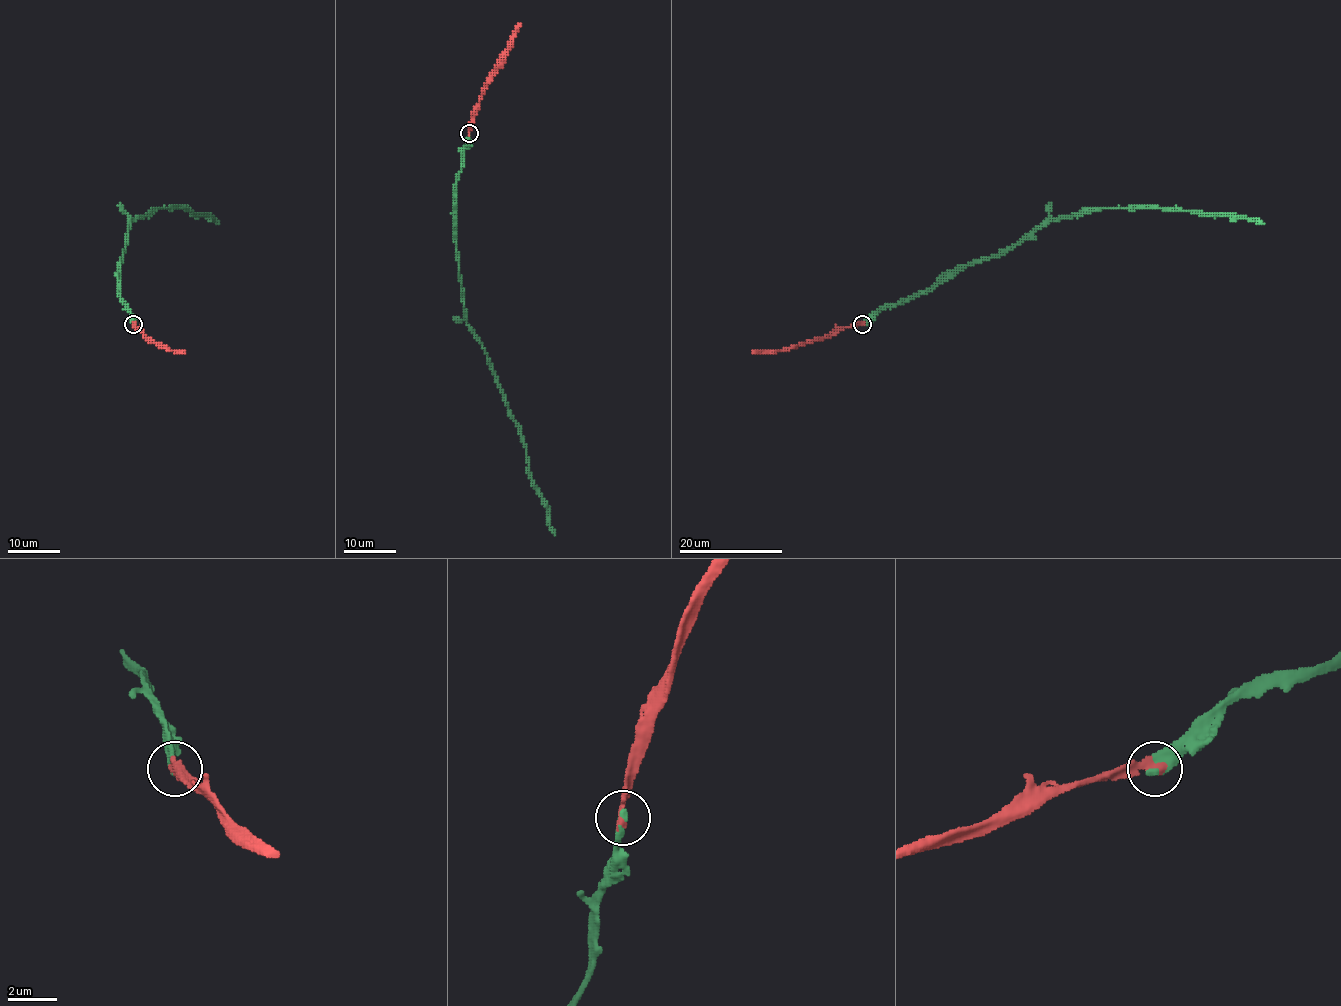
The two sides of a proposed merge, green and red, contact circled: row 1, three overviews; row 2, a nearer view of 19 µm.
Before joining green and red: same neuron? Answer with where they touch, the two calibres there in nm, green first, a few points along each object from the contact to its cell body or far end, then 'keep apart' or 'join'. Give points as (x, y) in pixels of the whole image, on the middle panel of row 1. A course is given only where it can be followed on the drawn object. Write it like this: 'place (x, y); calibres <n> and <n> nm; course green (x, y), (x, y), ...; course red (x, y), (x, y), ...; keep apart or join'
place (469, 133); calibres 340 and 420 nm; course green (469, 133), (455, 184), (454, 215), (467, 321), (516, 425), (529, 478), (555, 534); course red (469, 133), (473, 110), (495, 64), (521, 23); join

